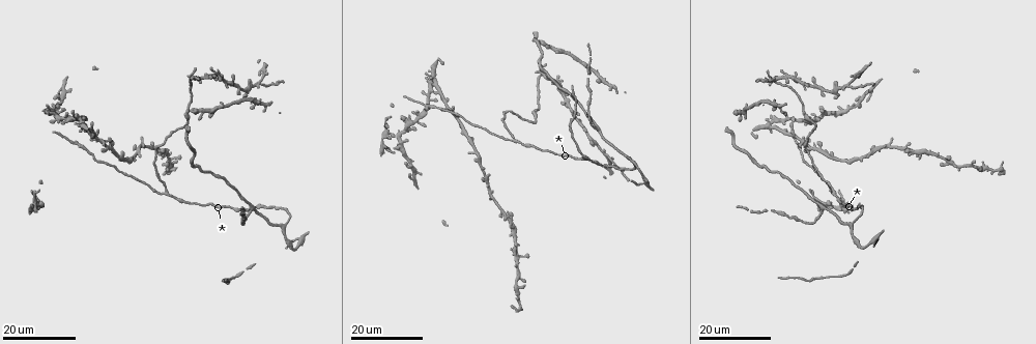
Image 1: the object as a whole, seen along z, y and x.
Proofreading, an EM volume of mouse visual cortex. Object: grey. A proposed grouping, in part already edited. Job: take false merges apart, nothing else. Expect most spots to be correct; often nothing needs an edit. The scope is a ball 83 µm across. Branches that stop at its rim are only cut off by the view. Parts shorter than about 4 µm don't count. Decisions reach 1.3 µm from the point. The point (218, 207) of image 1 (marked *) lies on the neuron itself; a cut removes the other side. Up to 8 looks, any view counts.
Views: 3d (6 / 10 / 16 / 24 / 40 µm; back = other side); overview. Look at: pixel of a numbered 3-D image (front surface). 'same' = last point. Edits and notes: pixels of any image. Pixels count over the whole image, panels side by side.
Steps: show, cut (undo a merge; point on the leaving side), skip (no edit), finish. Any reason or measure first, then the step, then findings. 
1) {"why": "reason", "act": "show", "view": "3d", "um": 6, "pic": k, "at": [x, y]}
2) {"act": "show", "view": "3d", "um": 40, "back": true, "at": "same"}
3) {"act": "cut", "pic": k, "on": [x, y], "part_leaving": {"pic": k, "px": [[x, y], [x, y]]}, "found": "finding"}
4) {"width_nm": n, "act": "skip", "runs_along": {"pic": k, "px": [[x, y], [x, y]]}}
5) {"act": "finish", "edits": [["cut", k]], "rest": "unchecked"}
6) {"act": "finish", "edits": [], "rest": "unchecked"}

{"act": "show", "view": "3d", "um": 16, "pic": 1, "at": [822, 209]}

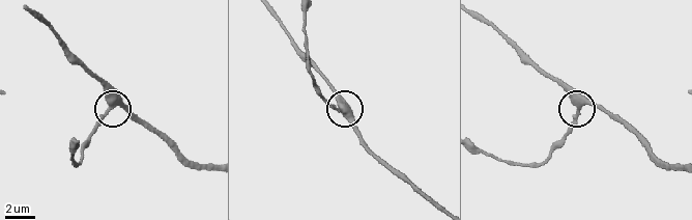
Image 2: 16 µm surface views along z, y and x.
{"why": "zoom in", "act": "show", "view": "3d", "um": 10, "pic": 2, "at": [109, 107]}

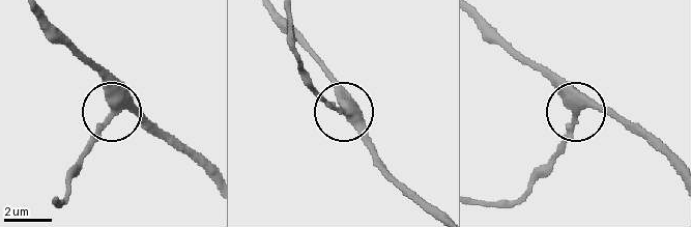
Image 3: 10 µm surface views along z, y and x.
{"act": "skip", "runs_along": {"pic": 3, "px": [[210, 175], [147, 118], [121, 106], [70, 167]]}, "found": "all the same neuron"}

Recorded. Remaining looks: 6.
{"why": "three-way junction", "act": "show", "view": "3d", "um": 16, "pic": 1, "at": [515, 139]}

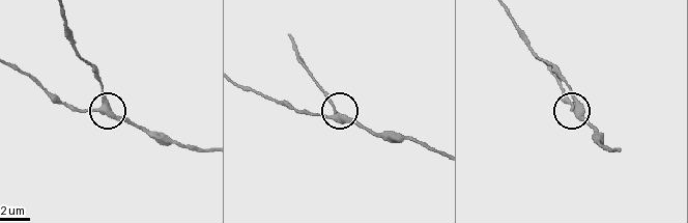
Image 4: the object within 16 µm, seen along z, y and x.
{"why": "closer look", "act": "show", "view": "3d", "um": 6, "pic": 4, "at": [102, 107]}

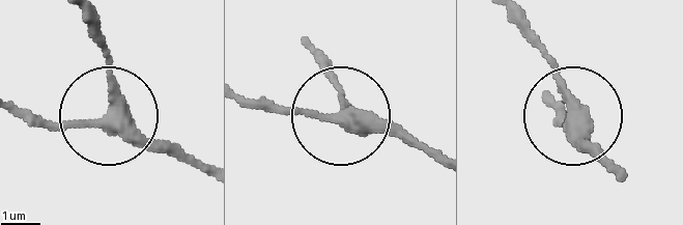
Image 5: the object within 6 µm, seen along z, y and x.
{"side_arm_um": 97, "arms": 3, "act": "skip", "found": "all the same neuron"}

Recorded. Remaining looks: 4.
{"why": "thin arm on a thick one", "act": "show", "view": "3d", "um": 16, "pic": 1, "at": [259, 84]}

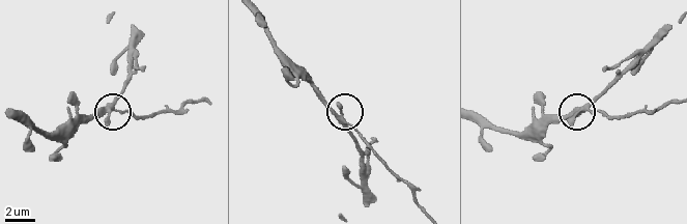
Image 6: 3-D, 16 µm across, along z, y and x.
{"why": "closer look", "act": "show", "view": "3d", "um": 6, "pic": 6, "at": [344, 122]}

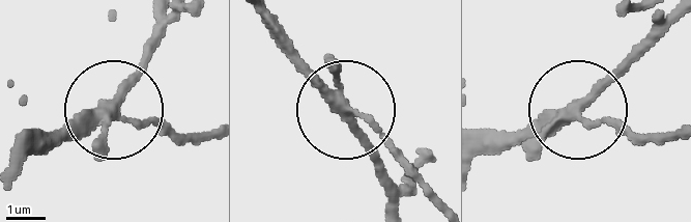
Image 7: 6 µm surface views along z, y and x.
{"act": "skip", "runs_along": {"pic": 7, "px": [[255, 14], [390, 178]]}, "found": "one neuron here"}

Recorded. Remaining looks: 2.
{"act": "finish", "edits": [], "rest": "unchecked"}

